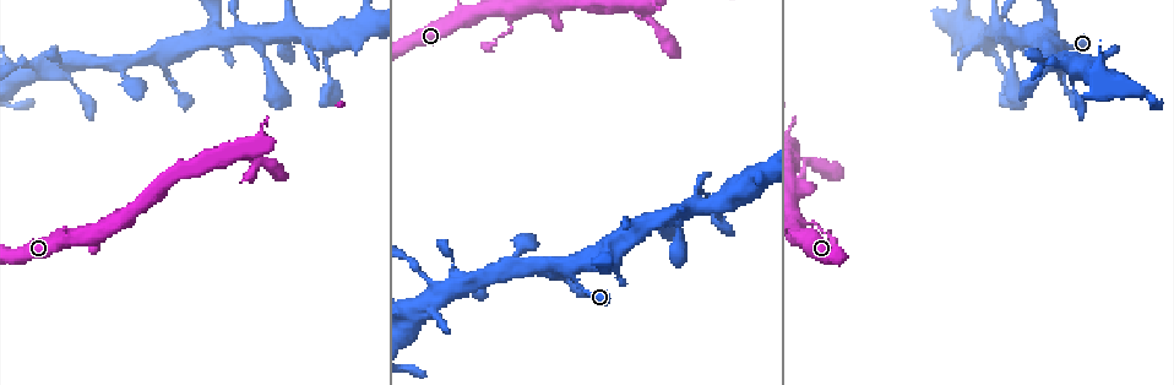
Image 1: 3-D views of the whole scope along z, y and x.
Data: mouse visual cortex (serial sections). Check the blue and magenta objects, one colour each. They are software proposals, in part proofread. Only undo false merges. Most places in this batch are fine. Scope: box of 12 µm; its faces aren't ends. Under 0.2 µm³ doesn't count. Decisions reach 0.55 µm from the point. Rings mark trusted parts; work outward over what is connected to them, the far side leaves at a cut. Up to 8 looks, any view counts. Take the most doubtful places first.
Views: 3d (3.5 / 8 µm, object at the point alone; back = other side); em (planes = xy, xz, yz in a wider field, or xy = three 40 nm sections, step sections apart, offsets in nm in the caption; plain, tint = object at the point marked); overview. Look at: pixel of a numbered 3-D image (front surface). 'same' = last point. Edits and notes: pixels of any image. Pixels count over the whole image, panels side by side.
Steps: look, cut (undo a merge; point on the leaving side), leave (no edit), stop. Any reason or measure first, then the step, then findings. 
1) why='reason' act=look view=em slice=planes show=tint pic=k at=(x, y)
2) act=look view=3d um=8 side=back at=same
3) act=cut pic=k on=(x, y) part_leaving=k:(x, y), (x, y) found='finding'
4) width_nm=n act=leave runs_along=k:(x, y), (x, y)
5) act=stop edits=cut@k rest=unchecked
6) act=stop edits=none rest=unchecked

why='thin neck' act=look view=3d um=3.5 pic=1 at=(646, 18)

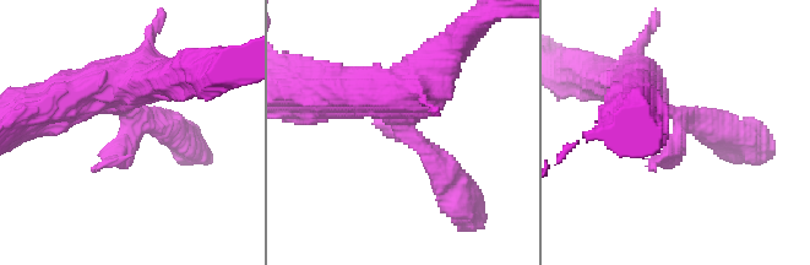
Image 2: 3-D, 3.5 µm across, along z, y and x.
why='need the tissue' act=look view=em slice=xy step=2 show=tint pic=2 at=(128, 114)

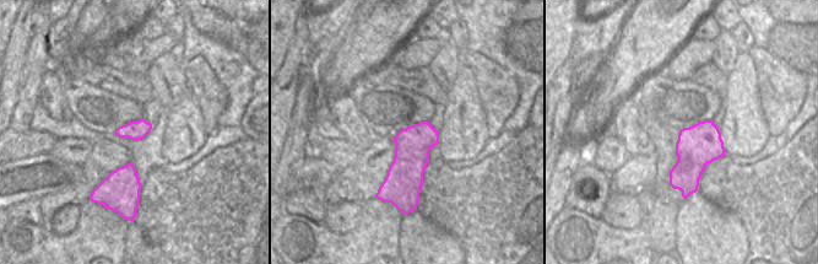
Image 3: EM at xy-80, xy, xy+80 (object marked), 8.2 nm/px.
width_nm=300 act=leave runs_along=2:(355, 90), (397, 108), (454, 187) found='one cell here'

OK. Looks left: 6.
why='side arm on a straight run' act=look view=em slice=xy step=3 show=tint pic=1 at=(1050, 29)

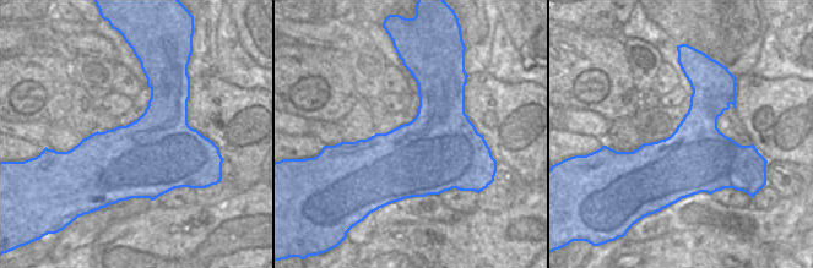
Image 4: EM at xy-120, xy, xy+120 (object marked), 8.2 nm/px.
why='see where the arms go' act=look view=3d um=3.5 at=same

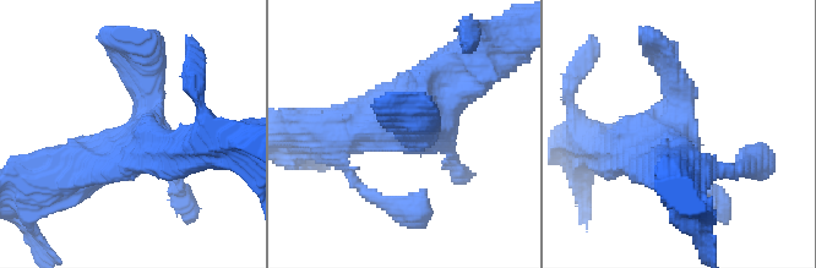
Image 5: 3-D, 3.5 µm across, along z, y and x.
act=leave runs_along=5:(335, 143), (391, 127), (462, 61) found='all the same cell'

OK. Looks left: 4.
why='sharp bend' act=look view=3d um=3.5 pic=1 at=(652, 227)

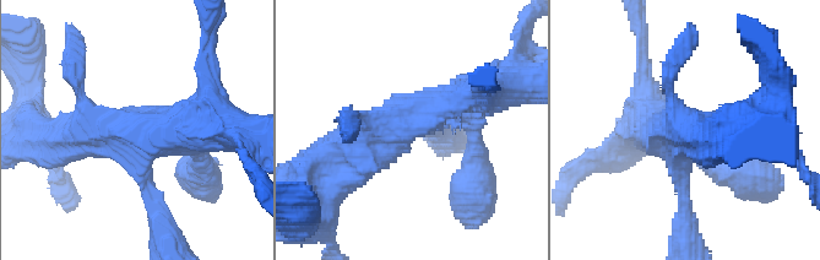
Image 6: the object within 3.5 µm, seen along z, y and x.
act=look view=em slice=planes show=tint pic=6 at=(682, 154)

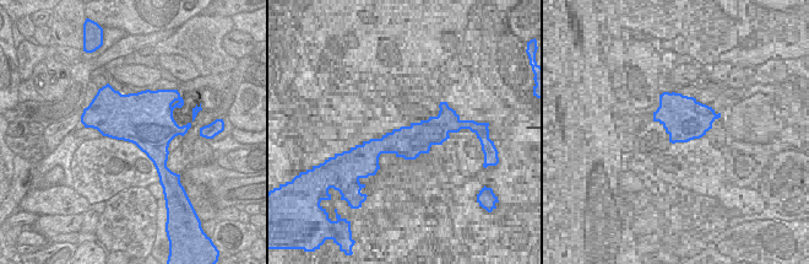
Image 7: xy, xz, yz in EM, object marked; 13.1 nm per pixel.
arm_widths_nm=150,200,400,500 act=leave runs_along=6:(316, 168), (429, 104), (467, 96) found='continuous, no second cell'

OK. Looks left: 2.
act=stop edits=none rest=unchecked

